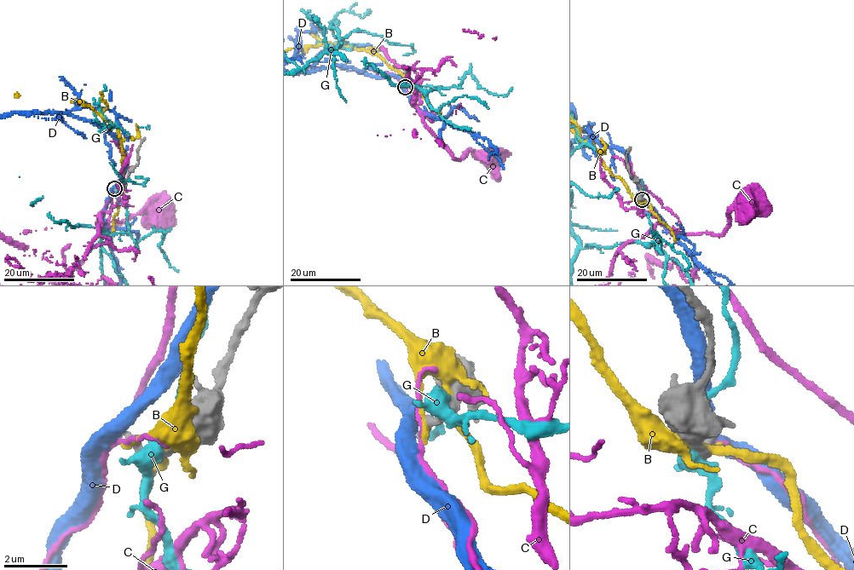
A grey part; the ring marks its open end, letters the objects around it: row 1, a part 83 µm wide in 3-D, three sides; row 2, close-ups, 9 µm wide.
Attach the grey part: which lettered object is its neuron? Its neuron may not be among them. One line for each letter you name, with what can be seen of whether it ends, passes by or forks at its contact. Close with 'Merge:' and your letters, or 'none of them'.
Merge: none of them

